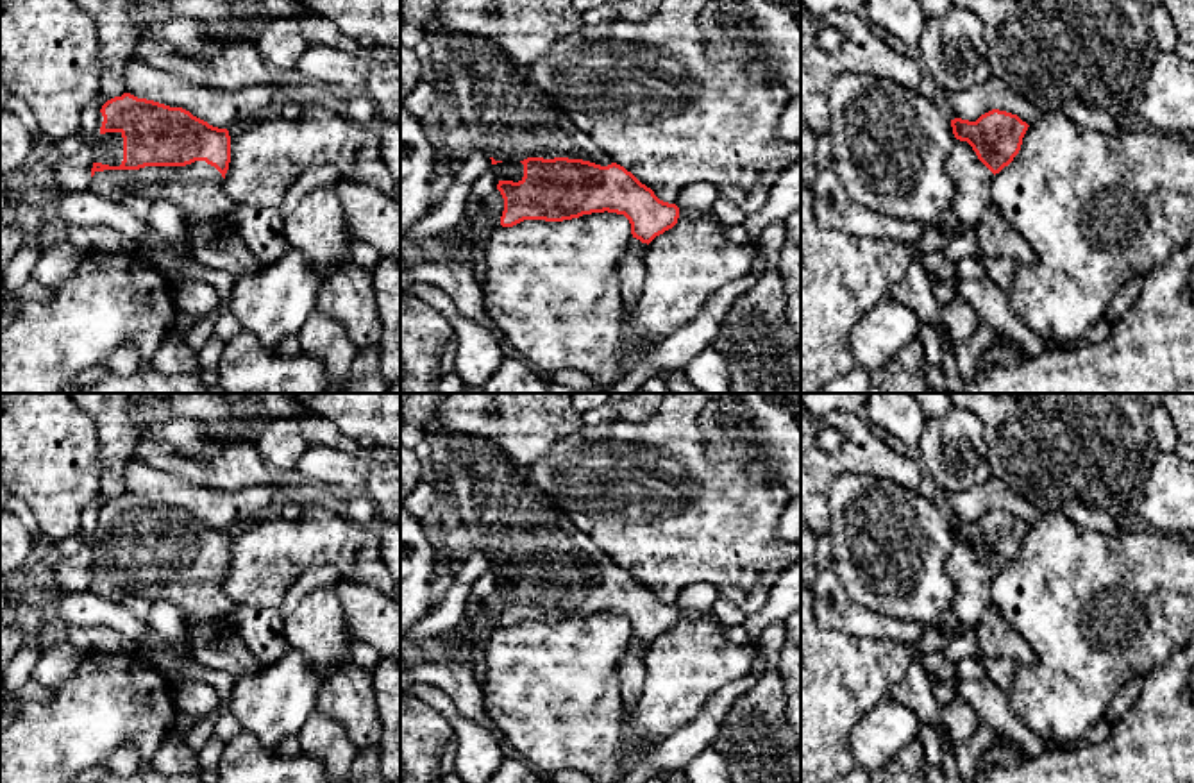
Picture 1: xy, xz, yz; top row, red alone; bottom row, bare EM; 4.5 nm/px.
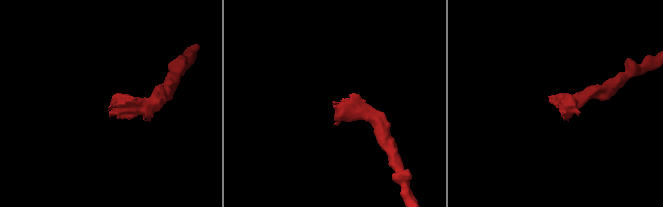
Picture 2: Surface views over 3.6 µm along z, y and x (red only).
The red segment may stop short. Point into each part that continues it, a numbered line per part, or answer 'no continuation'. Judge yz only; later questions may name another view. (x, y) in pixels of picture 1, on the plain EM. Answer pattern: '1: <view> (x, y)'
1: yz (971, 580)

